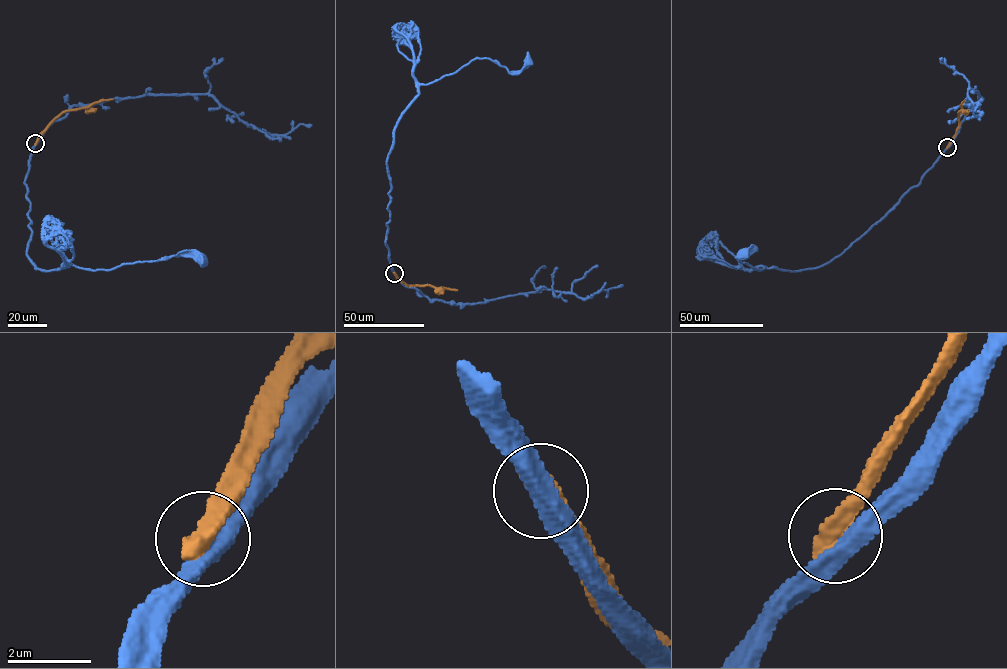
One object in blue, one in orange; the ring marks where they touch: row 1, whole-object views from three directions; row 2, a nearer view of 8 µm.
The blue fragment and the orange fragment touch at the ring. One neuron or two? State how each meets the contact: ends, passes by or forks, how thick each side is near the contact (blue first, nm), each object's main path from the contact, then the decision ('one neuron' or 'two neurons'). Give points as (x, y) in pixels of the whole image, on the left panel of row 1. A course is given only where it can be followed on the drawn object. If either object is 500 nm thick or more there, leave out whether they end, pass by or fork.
460/550 nm | blue via (35, 144), (25, 181), (32, 233), (26, 255), (36, 269), (110, 269), (174, 255), (201, 260) | orange via (35, 144), (48, 125), (62, 112), (113, 99) | two neurons

